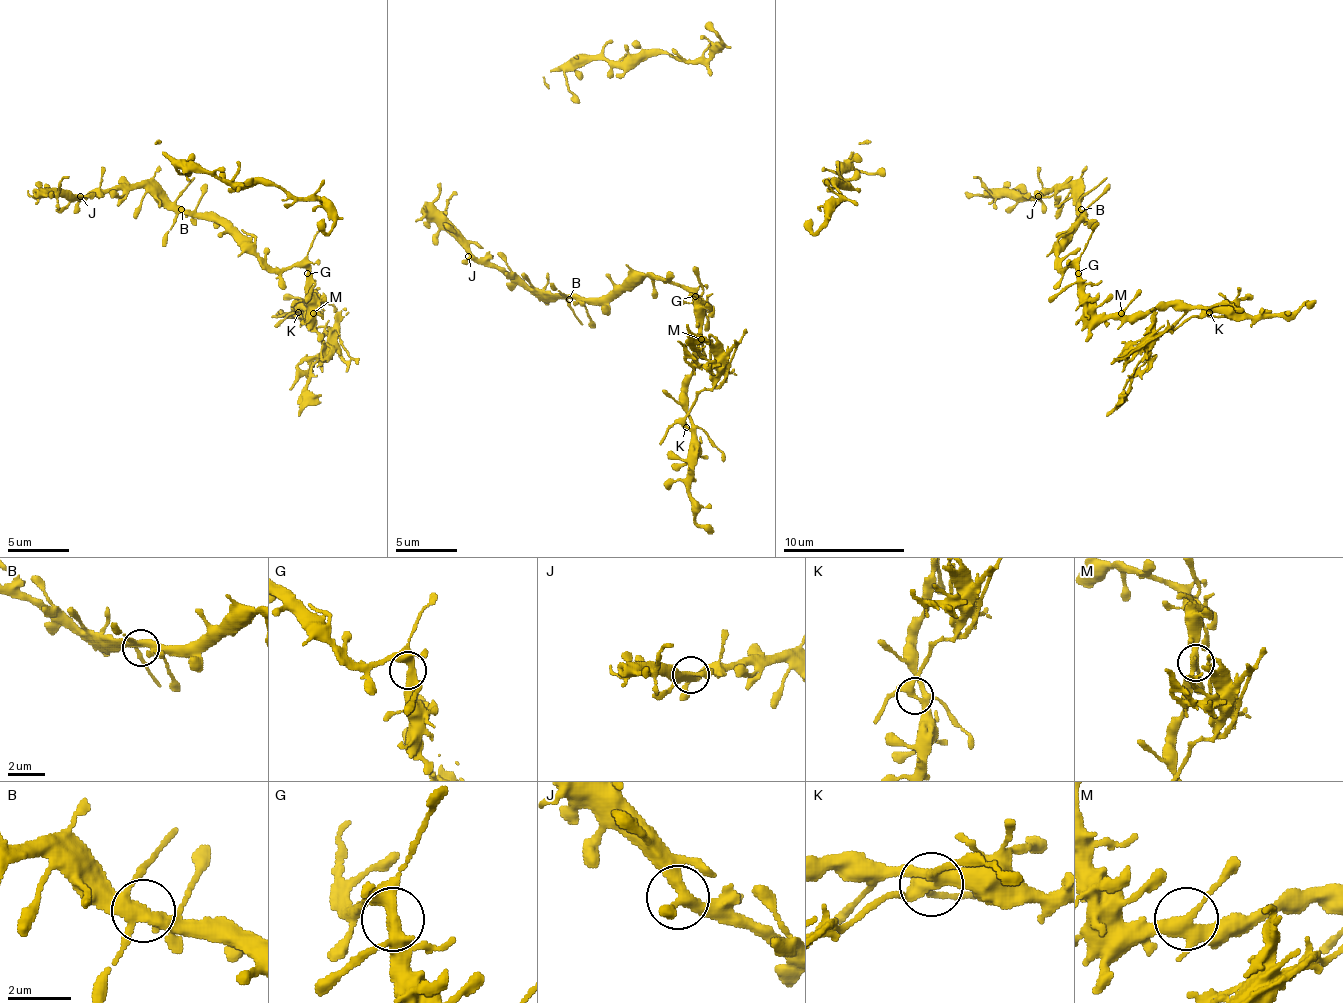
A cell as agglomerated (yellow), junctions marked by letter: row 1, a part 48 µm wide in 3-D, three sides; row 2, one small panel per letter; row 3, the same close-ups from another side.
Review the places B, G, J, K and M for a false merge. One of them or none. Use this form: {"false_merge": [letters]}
{"false_merge": ["K"]}

